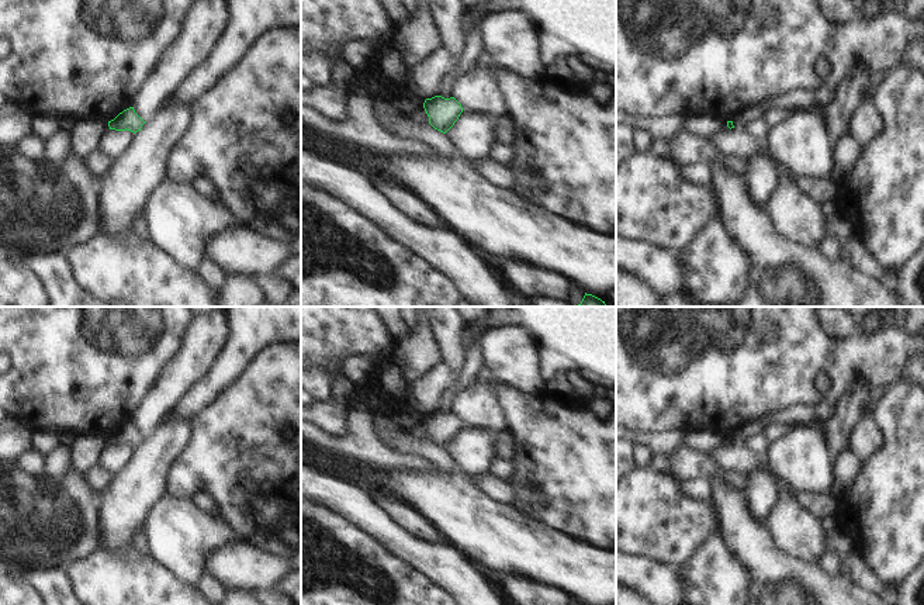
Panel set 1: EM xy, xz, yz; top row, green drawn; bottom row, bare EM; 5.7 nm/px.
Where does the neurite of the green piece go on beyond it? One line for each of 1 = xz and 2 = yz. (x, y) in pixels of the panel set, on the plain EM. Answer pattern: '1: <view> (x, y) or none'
1: none
2: none

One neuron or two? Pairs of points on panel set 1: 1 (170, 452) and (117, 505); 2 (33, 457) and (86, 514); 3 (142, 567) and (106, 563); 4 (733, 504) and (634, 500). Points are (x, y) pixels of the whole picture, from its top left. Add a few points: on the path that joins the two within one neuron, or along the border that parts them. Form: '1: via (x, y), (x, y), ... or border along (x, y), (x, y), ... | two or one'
1: via (158, 465), (130, 493) | one
2: border along (17, 465), (30, 474), (44, 474) | two
3: via (134, 567), (114, 567) | one
4: border along (712, 495), (724, 535) | two

